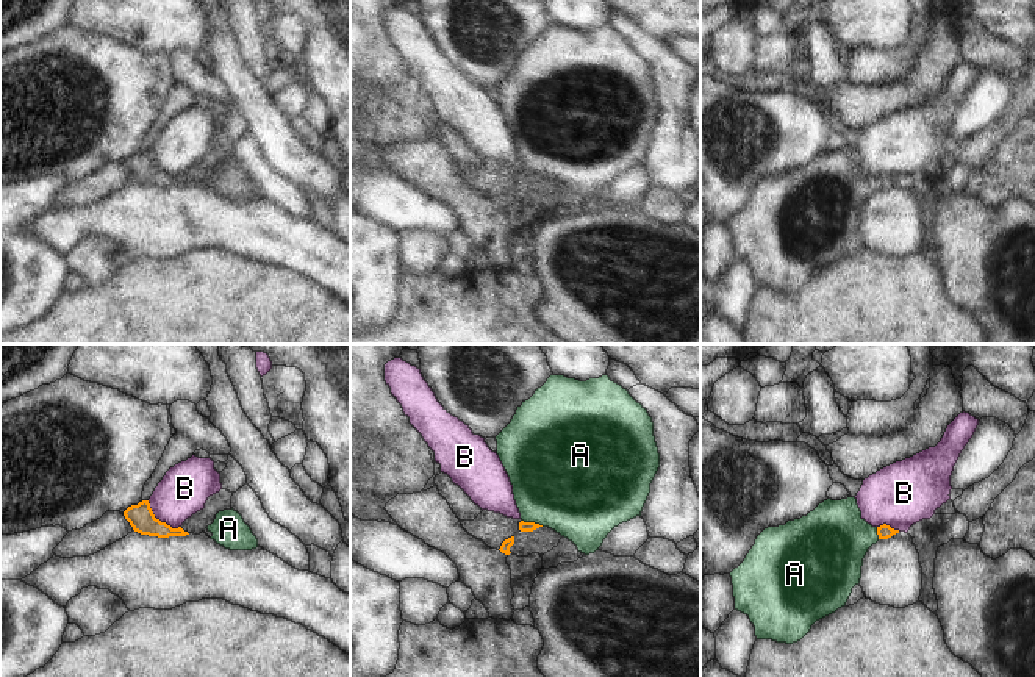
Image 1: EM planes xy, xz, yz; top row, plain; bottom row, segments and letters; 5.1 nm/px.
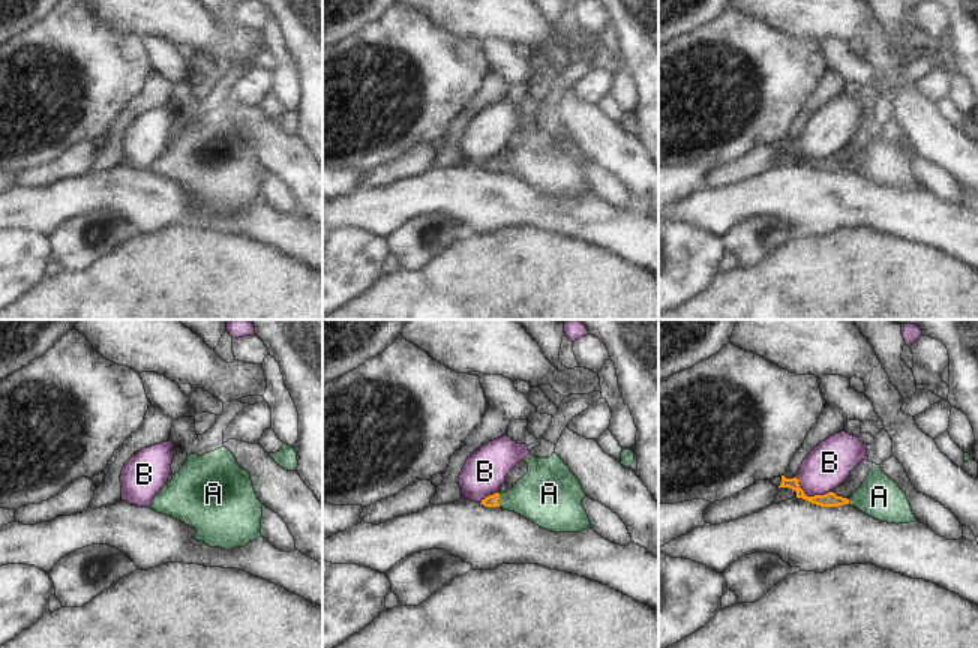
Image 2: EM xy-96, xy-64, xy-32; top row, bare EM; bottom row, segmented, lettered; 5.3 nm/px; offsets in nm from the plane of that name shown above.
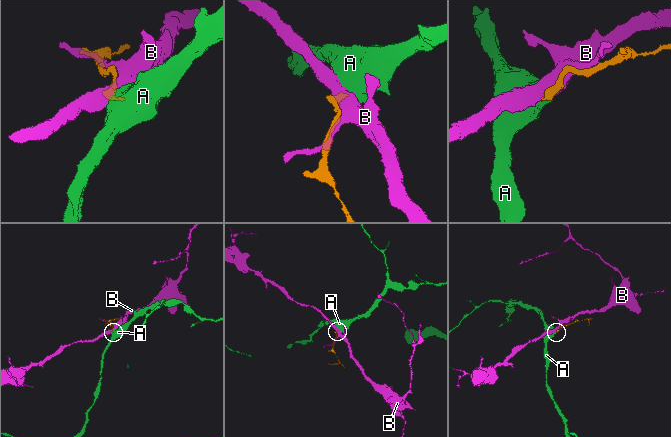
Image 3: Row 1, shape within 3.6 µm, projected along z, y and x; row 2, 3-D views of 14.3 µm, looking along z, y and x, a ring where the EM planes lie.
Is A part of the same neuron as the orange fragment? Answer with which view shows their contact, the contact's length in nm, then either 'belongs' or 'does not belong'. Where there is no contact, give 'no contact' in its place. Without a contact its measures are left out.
xz | 120 nm | belongs

